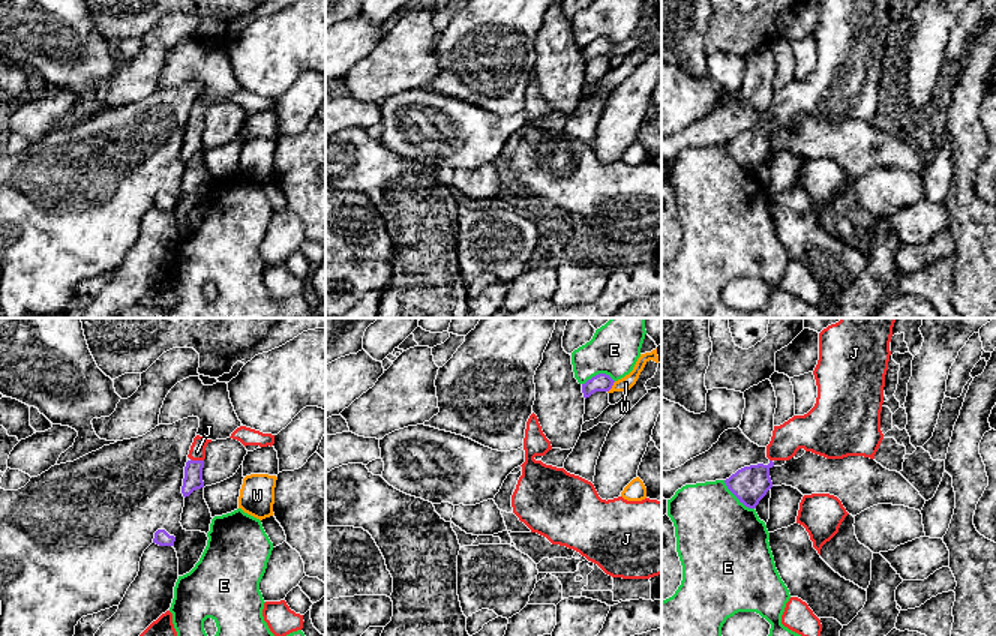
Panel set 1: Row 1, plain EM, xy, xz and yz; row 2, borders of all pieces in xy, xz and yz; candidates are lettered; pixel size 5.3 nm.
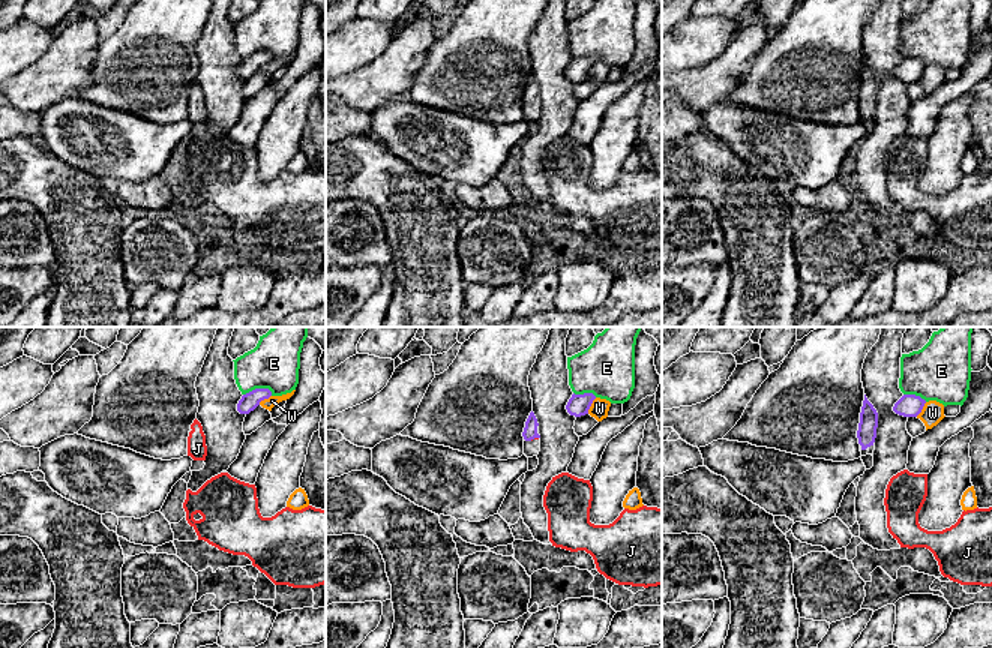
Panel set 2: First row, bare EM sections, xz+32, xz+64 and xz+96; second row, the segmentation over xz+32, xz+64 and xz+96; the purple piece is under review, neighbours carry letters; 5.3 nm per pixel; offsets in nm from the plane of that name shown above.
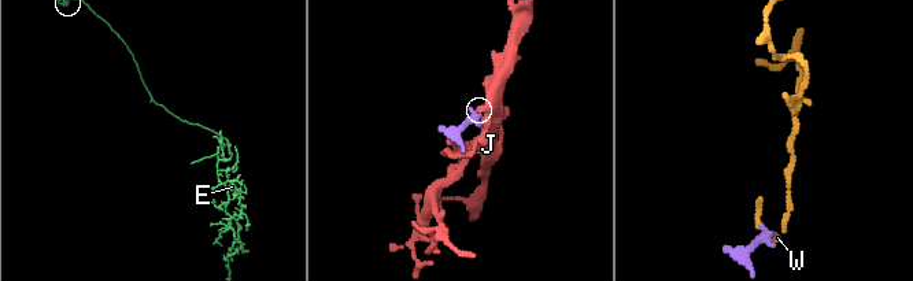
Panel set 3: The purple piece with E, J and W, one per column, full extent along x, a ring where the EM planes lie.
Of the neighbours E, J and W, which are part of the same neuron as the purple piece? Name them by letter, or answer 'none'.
J

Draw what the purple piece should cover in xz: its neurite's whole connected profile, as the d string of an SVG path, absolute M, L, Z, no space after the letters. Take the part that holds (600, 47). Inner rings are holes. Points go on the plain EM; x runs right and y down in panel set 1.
M598 38L582 48L584 62L590 62L596 56L609 56L614 50L614 44L606 38Z

